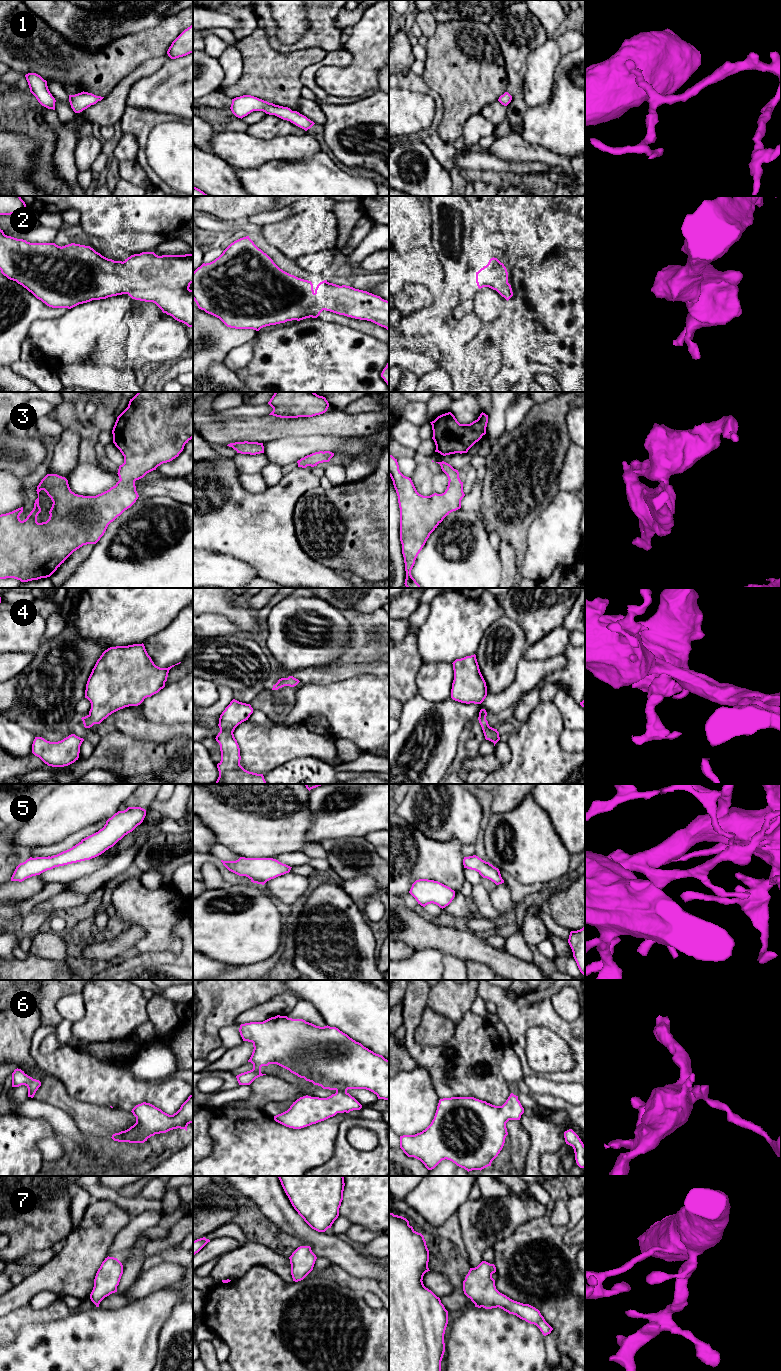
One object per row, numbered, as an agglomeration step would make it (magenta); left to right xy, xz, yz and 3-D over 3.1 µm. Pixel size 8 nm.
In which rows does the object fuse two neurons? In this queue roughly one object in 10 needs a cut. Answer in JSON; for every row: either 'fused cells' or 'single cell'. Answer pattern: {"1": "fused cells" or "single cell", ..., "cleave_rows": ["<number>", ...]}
{"1": "single cell", "2": "single cell", "3": "single cell", "4": "single cell", "5": "single cell", "6": "single cell", "7": "single cell", "cleave_rows": []}

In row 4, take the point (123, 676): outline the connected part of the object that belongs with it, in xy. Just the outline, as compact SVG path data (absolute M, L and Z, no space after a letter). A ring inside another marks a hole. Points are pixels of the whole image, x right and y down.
M133 644L128 646L110 647L105 650L97 660L92 672L88 678L85 690L85 698L91 703L89 714L82 717L85 728L90 728L94 724L100 724L112 713L129 706L140 705L145 698L151 697L165 687L169 670L174 667L160 668L154 664L151 657L148 655L144 644ZM181 662L175 664L178 665Z

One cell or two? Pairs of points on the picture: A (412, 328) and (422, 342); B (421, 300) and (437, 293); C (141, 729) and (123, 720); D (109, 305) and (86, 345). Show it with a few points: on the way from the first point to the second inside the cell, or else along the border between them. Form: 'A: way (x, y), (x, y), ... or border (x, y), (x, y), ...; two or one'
A: border (399, 325), (404, 334), (419, 336); two
B: border (412, 283), (423, 285), (434, 300); two
C: way (137, 727), (127, 720); one
D: way (99, 315), (86, 328), (86, 335); one

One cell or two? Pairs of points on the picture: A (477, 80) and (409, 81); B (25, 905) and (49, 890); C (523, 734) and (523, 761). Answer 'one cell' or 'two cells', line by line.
A: two cells
B: one cell
C: one cell

